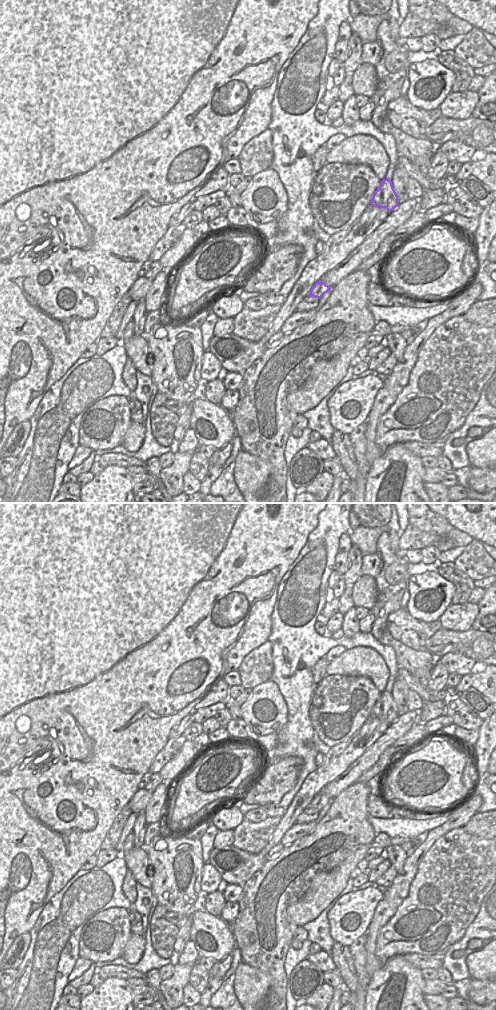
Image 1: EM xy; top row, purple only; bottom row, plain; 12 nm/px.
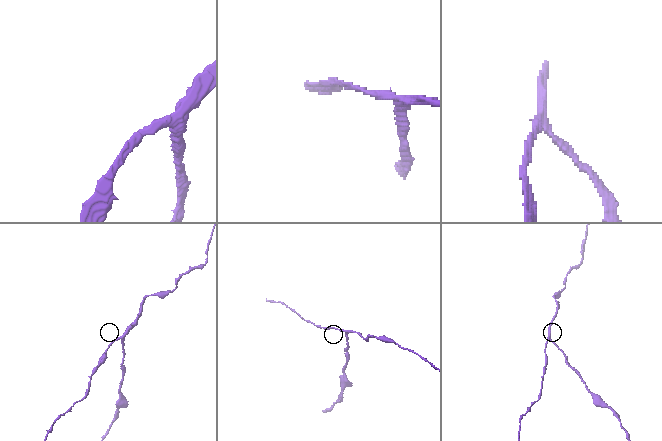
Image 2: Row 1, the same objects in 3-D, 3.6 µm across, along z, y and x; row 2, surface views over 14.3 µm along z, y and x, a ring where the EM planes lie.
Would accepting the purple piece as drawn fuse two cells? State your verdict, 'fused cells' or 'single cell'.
fused cells

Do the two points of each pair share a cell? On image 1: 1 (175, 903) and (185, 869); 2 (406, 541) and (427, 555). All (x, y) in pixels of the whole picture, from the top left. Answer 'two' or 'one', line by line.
1: one
2: two

